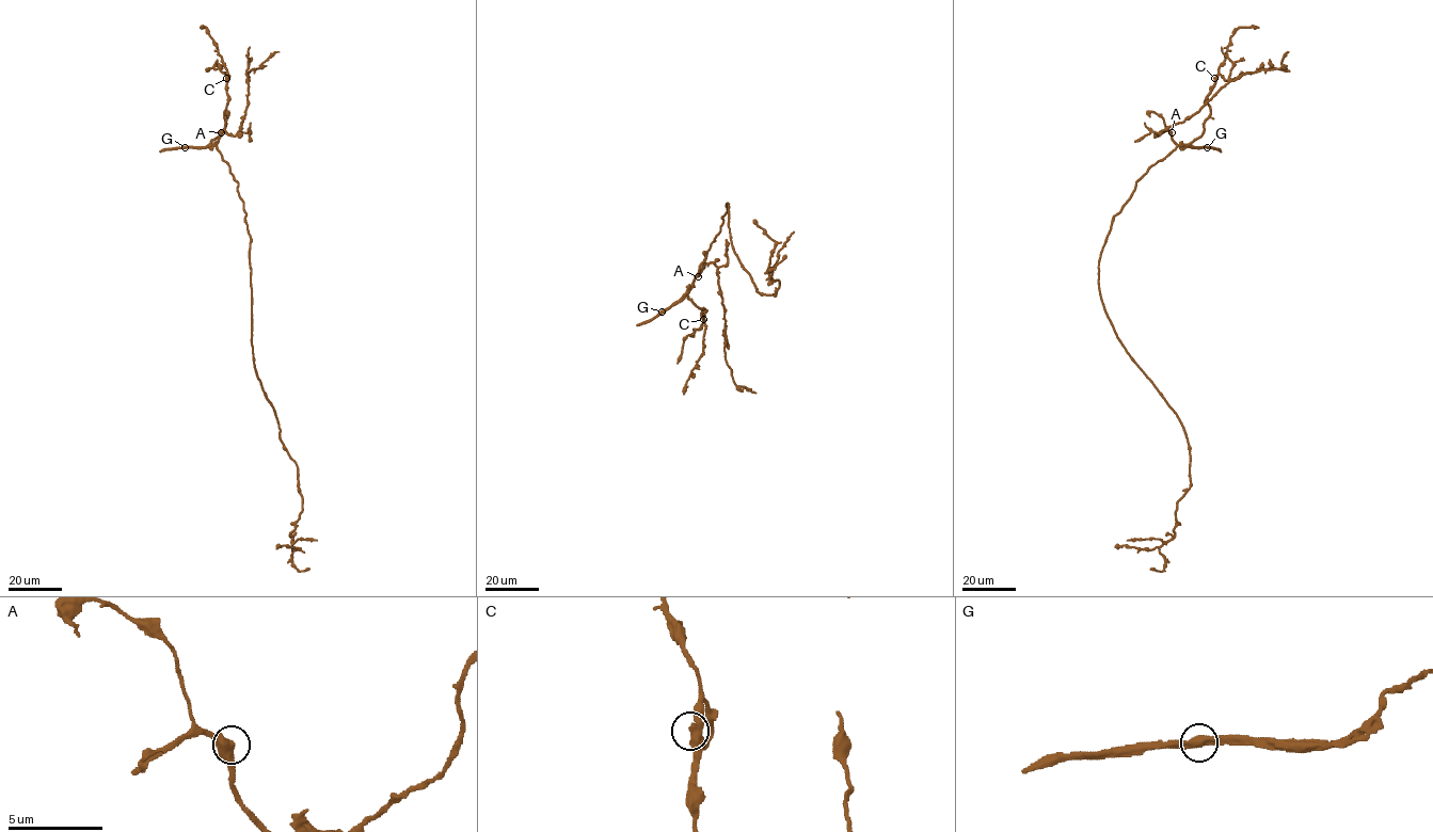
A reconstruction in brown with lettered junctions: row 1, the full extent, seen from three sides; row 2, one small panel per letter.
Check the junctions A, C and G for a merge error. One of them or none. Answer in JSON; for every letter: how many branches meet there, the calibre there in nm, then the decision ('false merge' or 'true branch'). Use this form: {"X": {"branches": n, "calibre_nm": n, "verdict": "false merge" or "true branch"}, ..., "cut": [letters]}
{"A": {"branches": 2, "calibre_nm": 550, "verdict": "true branch"}, "C": {"branches": 2, "calibre_nm": 500, "verdict": "true branch"}, "G": {"branches": 2, "calibre_nm": 500, "verdict": "false merge"}, "cut": ["G"]}

